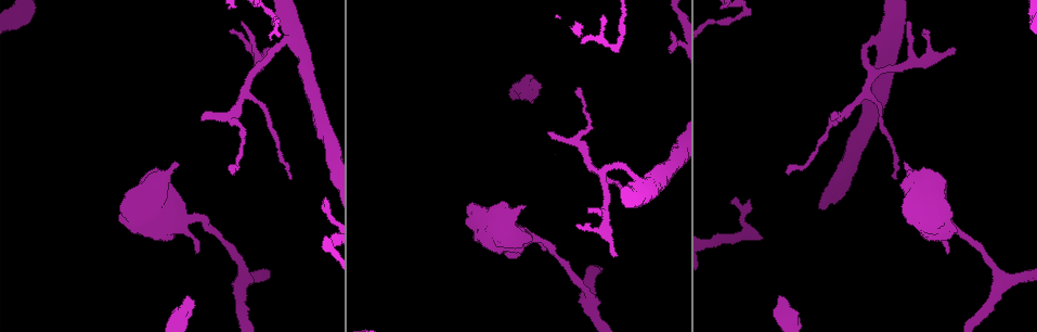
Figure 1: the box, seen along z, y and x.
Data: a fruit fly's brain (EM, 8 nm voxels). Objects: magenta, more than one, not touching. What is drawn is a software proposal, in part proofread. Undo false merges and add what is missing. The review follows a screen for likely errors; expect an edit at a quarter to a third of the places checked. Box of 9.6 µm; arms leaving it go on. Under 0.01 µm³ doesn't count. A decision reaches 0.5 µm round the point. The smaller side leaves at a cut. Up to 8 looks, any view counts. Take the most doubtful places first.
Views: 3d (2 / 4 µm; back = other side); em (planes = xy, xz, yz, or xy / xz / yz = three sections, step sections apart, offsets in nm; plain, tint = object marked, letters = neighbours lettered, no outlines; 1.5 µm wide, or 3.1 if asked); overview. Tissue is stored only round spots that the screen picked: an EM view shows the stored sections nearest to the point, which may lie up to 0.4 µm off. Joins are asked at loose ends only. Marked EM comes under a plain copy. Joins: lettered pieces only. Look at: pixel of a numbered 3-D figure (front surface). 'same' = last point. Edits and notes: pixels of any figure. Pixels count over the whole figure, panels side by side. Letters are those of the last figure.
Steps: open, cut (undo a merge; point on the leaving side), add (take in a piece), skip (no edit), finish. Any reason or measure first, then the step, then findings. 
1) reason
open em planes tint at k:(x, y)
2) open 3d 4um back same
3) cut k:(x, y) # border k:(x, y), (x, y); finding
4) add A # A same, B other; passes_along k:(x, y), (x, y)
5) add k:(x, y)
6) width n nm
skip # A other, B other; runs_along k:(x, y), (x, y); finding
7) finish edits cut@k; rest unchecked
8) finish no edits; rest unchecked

an open end
open 3d 2um back at 1:(189, 298)

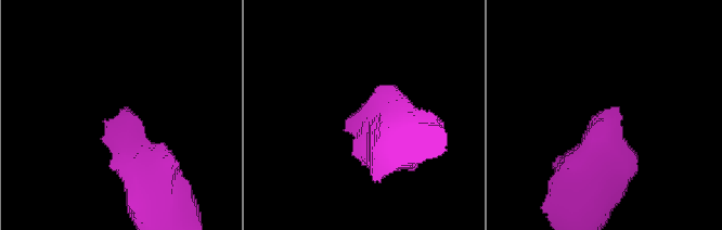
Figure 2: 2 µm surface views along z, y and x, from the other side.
need the tissue
open em xy step 4 tint at 2:(365, 109)

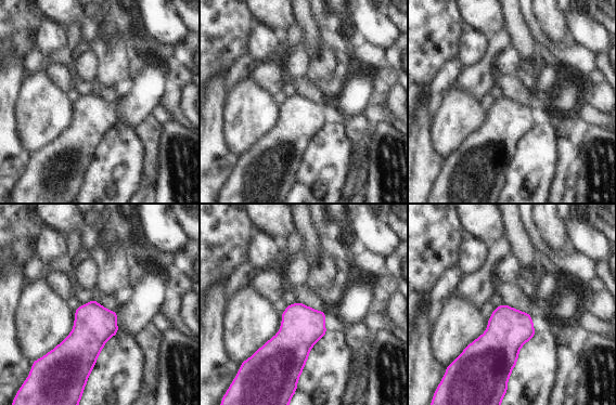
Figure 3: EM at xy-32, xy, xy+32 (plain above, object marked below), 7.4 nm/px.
cut it another way
open em planes letters same

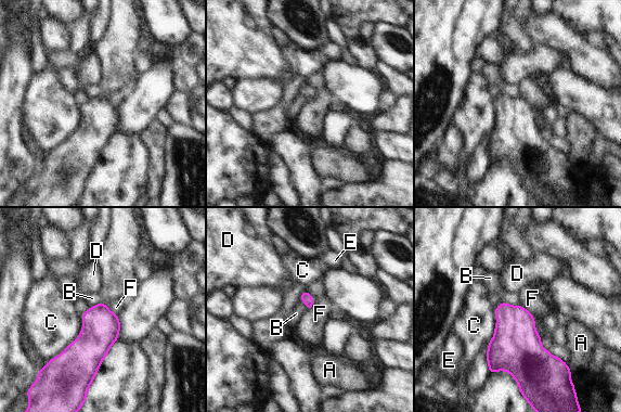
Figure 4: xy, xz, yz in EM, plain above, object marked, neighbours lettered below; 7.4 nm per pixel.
longest_contact C 440 nm
skip # A other, B other, C other, D other, E other, F other; none of them fits

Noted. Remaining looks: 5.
open 3d 2um at 1:(673, 33)

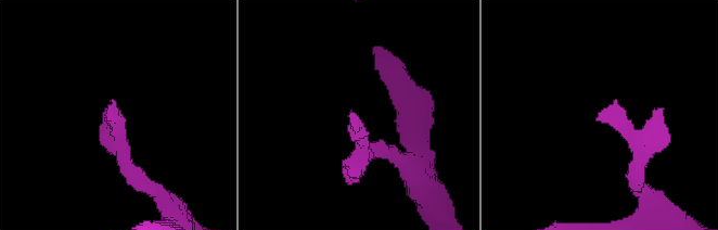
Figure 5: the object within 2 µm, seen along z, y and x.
now the EM
open em xz step 8 letters at 5:(347, 115)

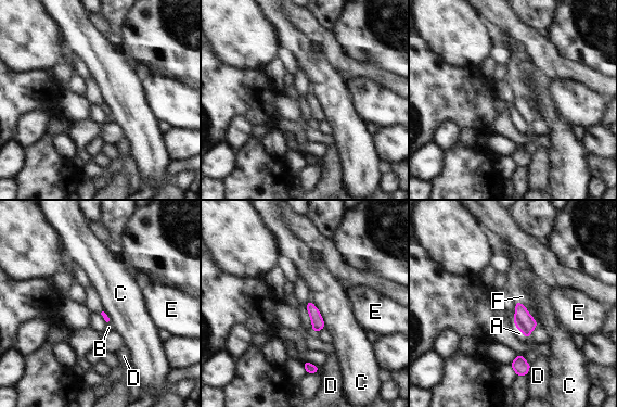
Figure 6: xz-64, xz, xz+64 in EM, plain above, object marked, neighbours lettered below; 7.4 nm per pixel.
open em xy step 4 letters same

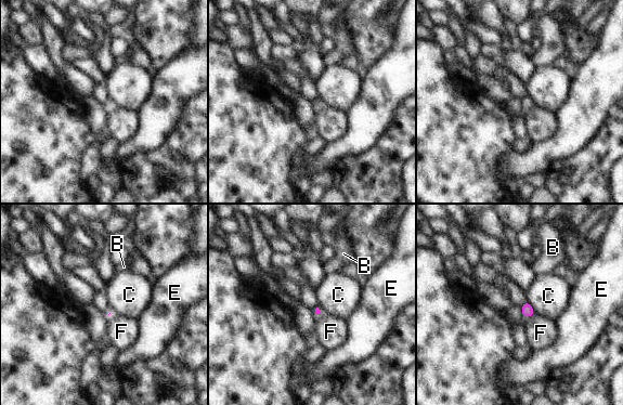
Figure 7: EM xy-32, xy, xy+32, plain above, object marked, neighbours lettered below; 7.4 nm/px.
skip # B other, C other, E other, F other; border 7:(527, 301), (534, 313); none of them fits

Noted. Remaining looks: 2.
free end
open 3d 4um at 1:(542, 250)

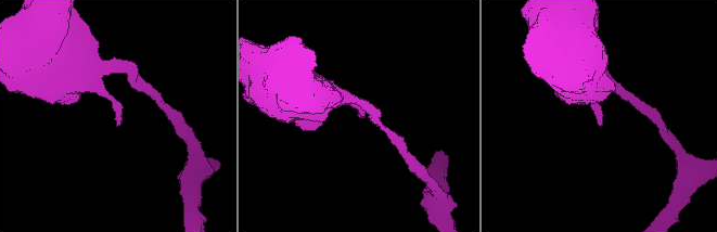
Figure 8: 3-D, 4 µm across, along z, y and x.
shape alone is not enough
open em xz step 8 letters at 8:(361, 114)

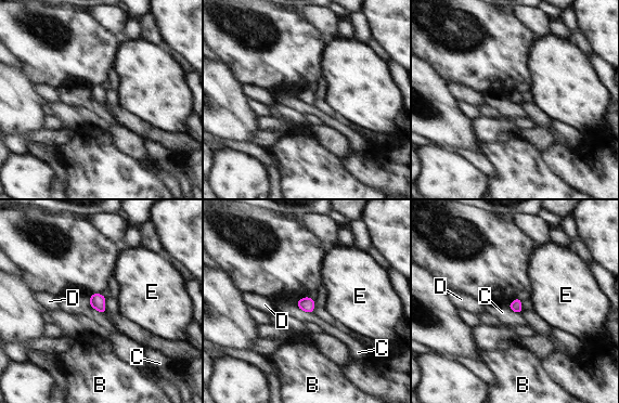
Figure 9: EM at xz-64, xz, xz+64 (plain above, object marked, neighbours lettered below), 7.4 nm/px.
longest_contact C 140 nm
skip # B other, C other, D other, E other; border 9:(296, 304), (302, 310), (312, 313); none of them fits

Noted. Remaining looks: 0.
finish no edits; rest unchecked

